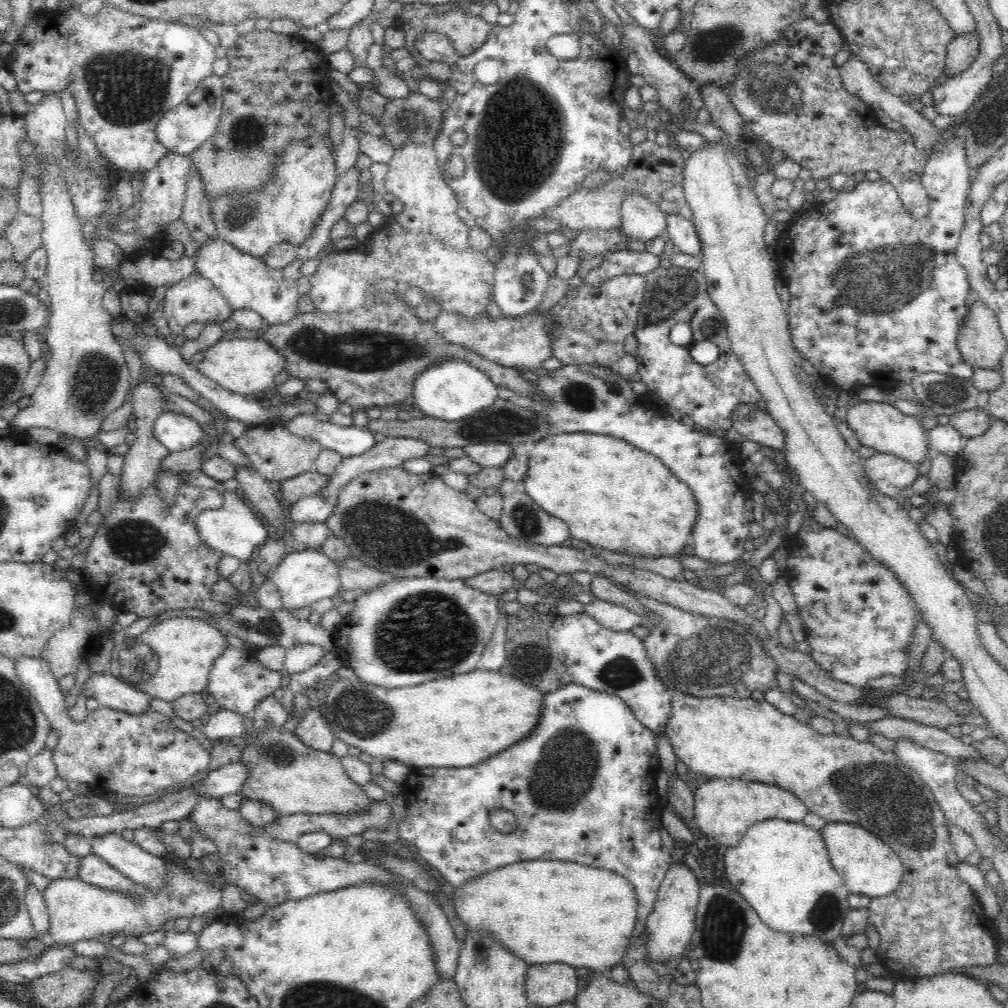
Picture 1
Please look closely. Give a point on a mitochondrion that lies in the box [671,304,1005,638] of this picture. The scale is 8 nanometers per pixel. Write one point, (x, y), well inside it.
(944, 388)

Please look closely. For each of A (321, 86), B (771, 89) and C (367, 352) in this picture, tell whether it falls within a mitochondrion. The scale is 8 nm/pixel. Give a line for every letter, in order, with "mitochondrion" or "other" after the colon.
A: other
B: mitochondrion
C: mitochondrion

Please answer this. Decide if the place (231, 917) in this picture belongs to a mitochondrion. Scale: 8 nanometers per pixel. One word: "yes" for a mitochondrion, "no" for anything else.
no

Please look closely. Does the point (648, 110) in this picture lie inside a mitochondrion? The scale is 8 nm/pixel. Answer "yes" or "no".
no

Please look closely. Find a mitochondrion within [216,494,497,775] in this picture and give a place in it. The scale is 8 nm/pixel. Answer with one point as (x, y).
(431, 631)

